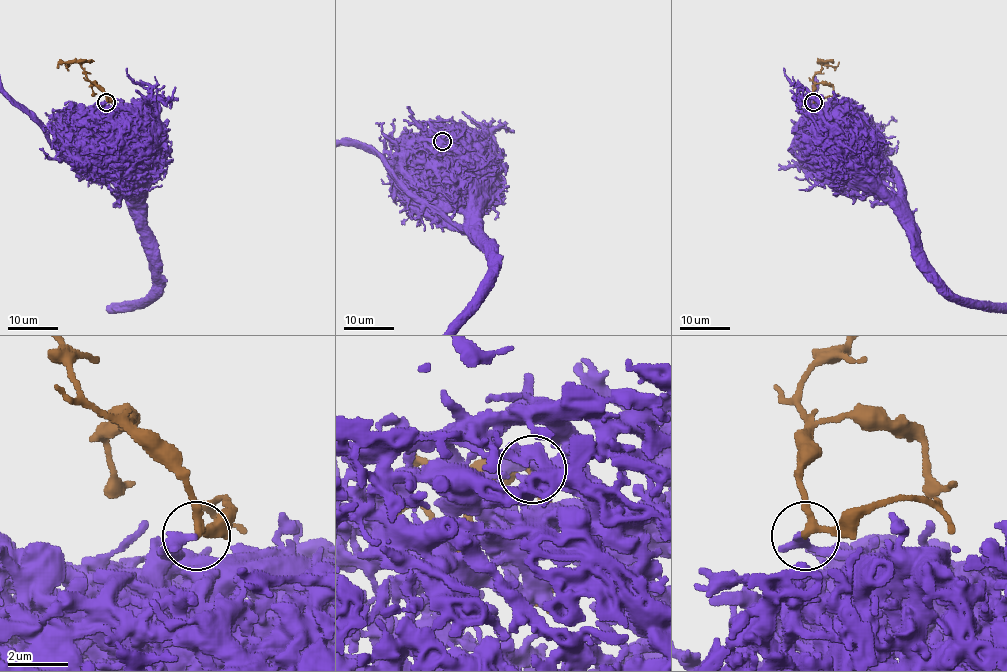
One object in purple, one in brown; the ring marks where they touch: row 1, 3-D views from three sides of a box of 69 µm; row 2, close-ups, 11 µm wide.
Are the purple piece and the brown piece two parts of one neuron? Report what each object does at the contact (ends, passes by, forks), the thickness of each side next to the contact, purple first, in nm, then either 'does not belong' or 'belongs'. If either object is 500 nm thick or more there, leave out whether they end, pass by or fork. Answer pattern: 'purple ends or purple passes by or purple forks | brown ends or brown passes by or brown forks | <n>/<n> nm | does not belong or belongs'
purple ends | brown passes by | 400/240 nm | does not belong

